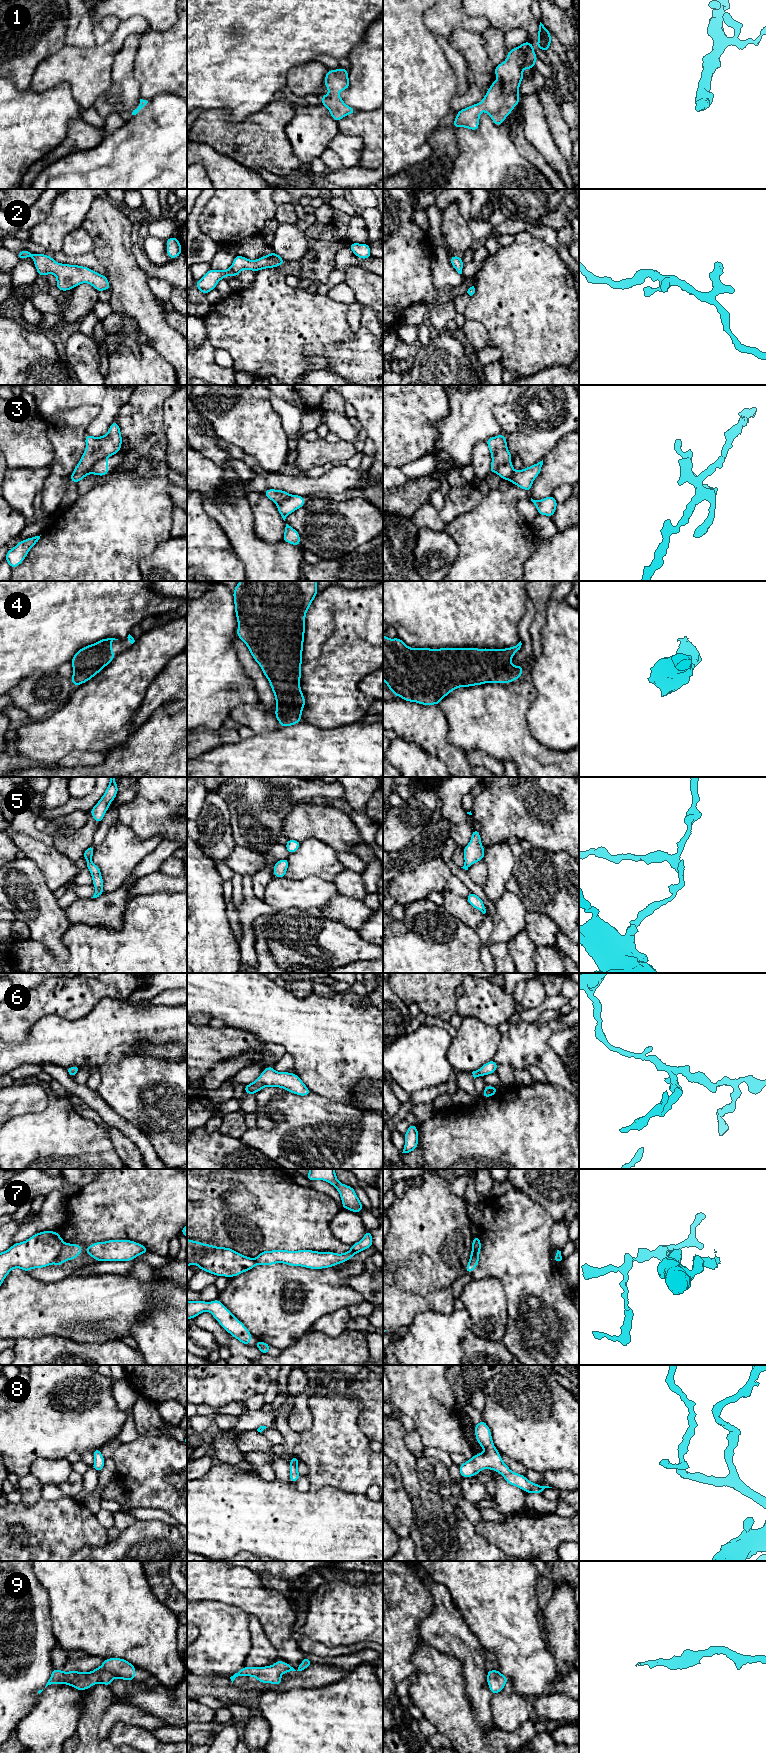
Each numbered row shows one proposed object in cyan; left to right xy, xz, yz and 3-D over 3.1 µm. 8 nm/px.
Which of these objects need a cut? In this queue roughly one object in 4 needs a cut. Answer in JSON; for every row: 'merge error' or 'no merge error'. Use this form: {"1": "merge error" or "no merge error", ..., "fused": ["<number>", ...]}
{"1": "no merge error", "2": "no merge error", "3": "merge error", "4": "no merge error", "5": "no merge error", "6": "no merge error", "7": "merge error", "8": "no merge error", "9": "no merge error", "fused": ["3", "7"]}

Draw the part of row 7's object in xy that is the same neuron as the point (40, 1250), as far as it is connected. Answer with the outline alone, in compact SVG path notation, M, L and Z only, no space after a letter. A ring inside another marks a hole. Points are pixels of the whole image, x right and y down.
M42 1231L24 1242L13 1244L7 1251L0 1253L0 1286L14 1268L28 1272L34 1268L43 1268L53 1264L61 1253L63 1243L63 1239L56 1231Z

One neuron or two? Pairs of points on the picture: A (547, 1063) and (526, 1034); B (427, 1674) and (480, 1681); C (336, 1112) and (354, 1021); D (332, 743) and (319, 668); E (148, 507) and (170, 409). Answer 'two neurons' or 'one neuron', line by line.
A: one neuron
B: two neurons
C: two neurons
D: two neurons
E: two neurons

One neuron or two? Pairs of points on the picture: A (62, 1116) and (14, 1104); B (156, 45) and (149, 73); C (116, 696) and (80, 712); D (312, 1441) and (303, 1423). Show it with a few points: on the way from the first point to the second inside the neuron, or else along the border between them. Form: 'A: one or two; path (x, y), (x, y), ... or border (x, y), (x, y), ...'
A: two; border (45, 1088), (47, 1106), (39, 1112), (18, 1116)
B: one; path (156, 52), (156, 66)
C: one; path (107, 703), (98, 712), (89, 712)
D: two; border (307, 1406), (311, 1414), (312, 1425), (298, 1433)

